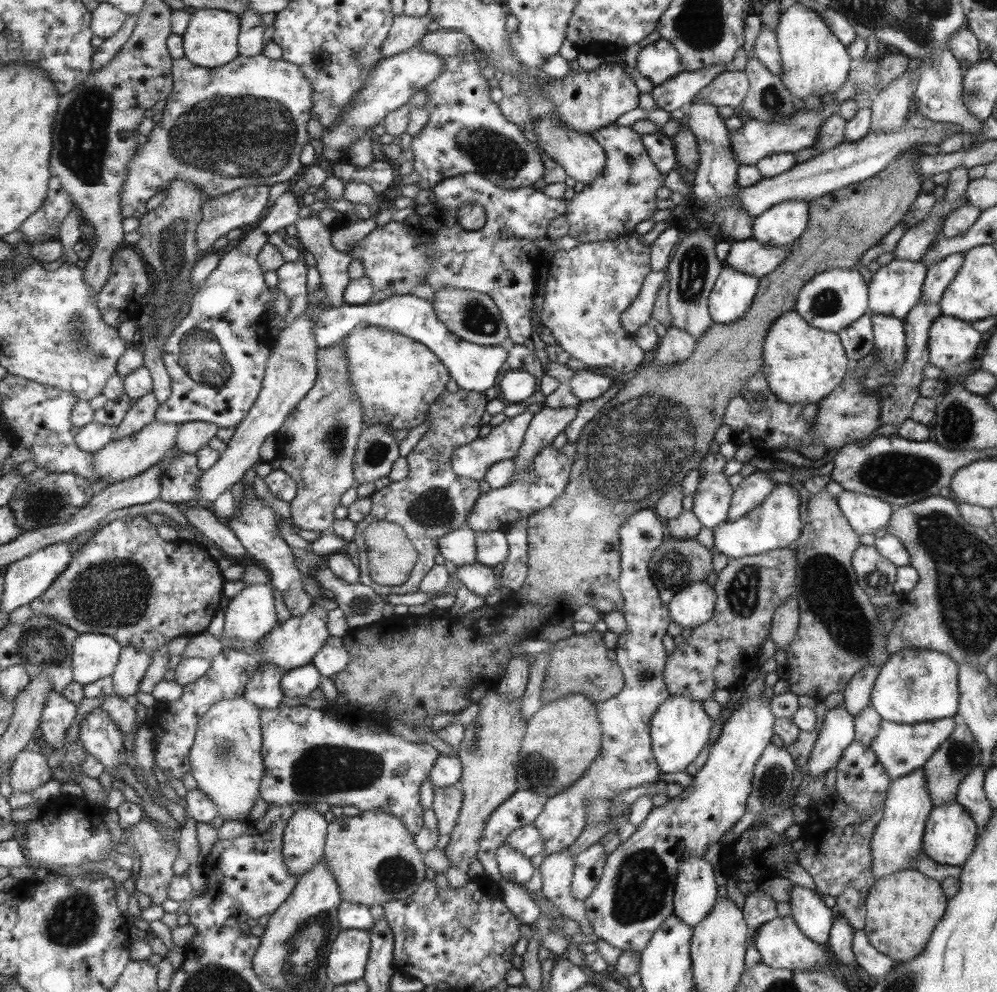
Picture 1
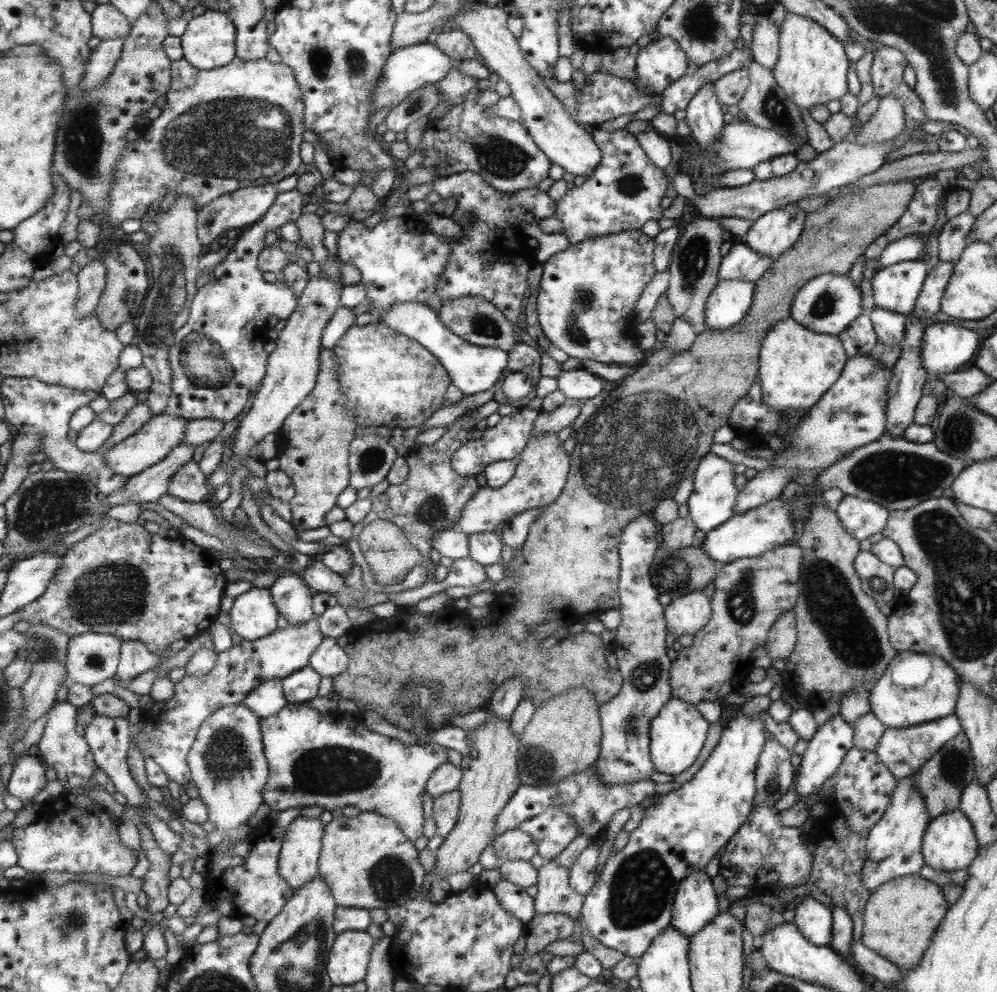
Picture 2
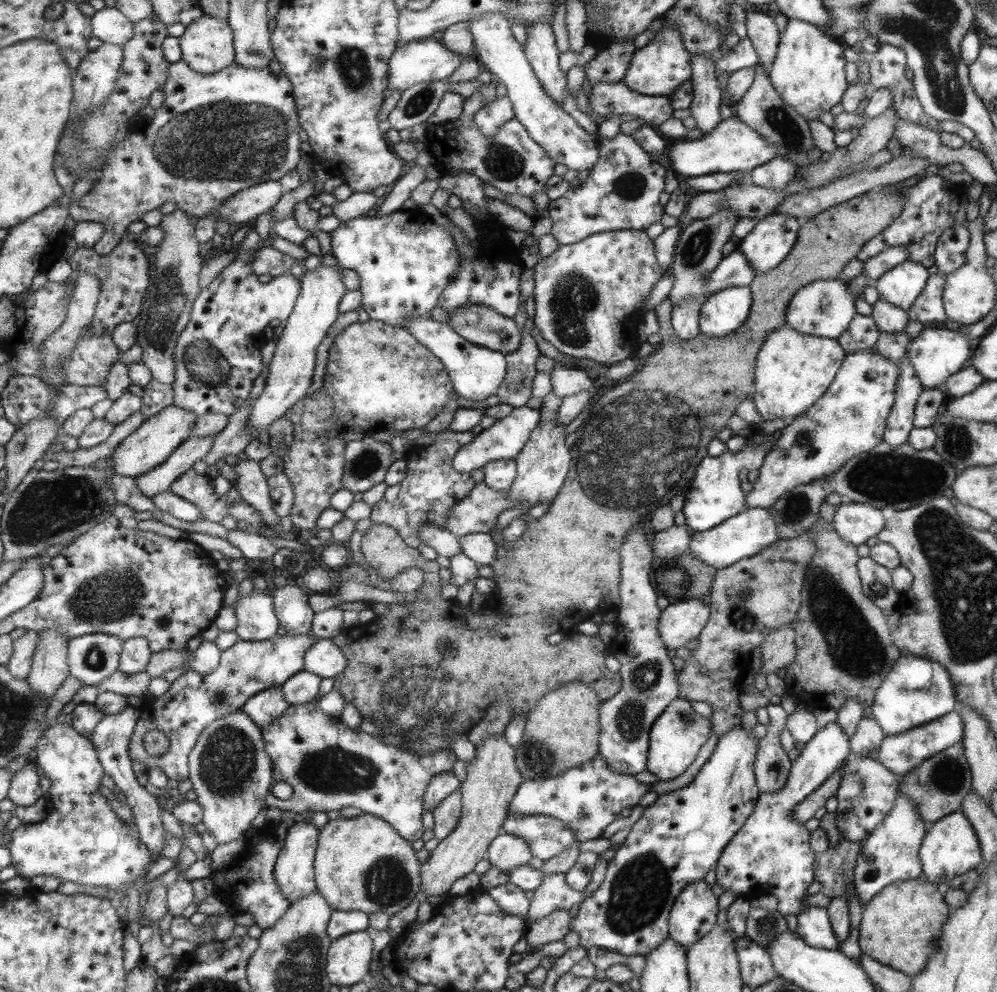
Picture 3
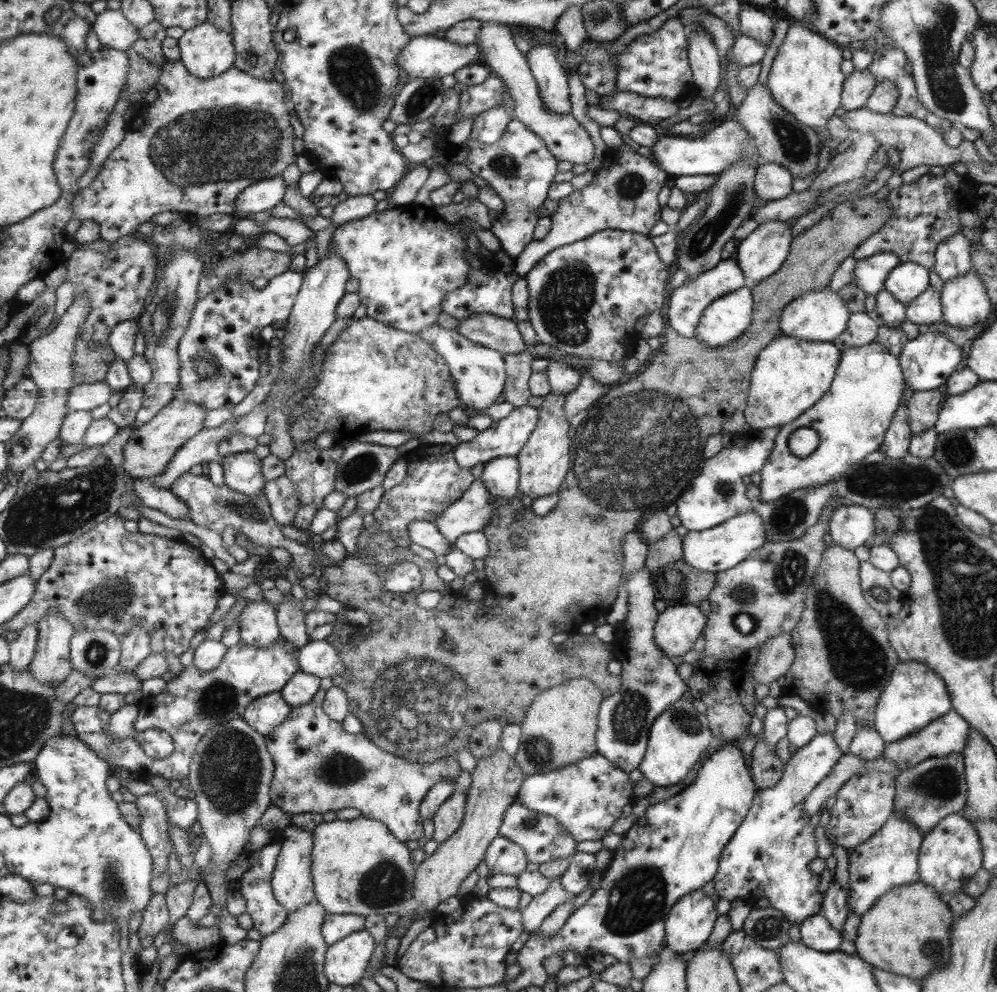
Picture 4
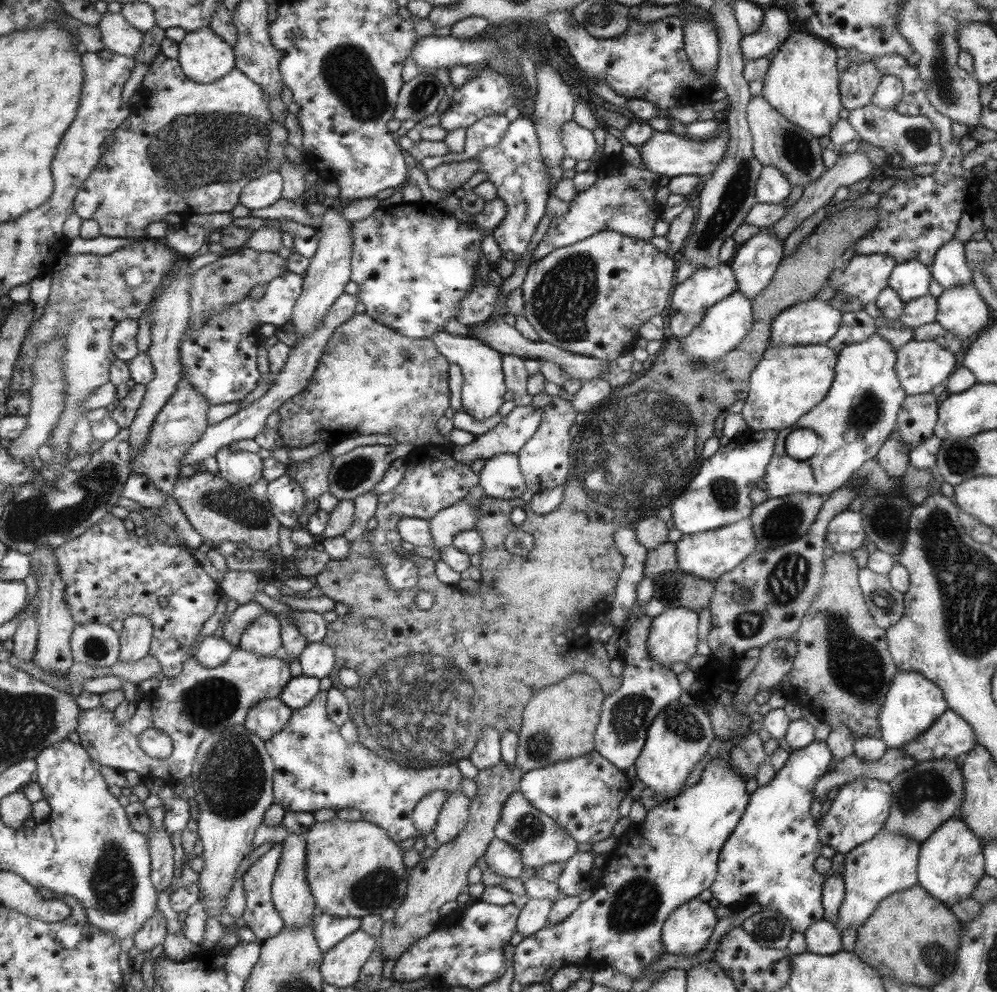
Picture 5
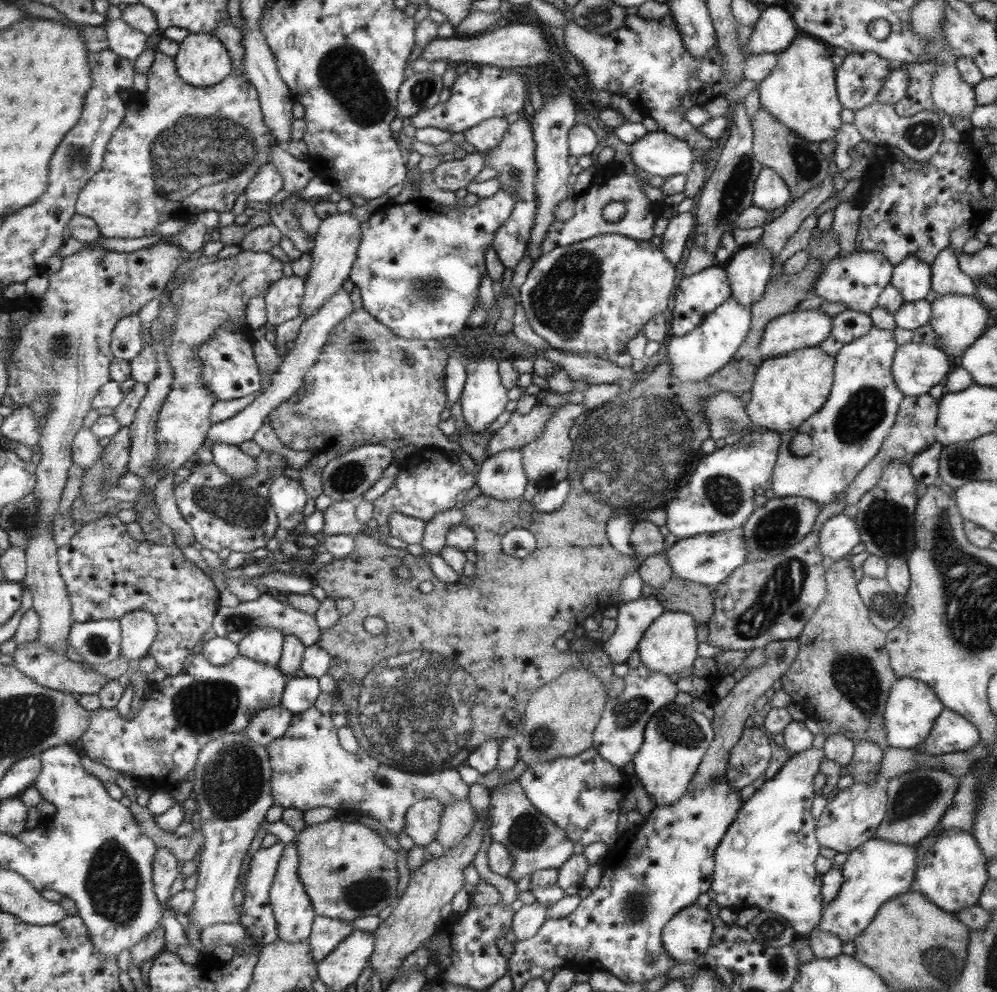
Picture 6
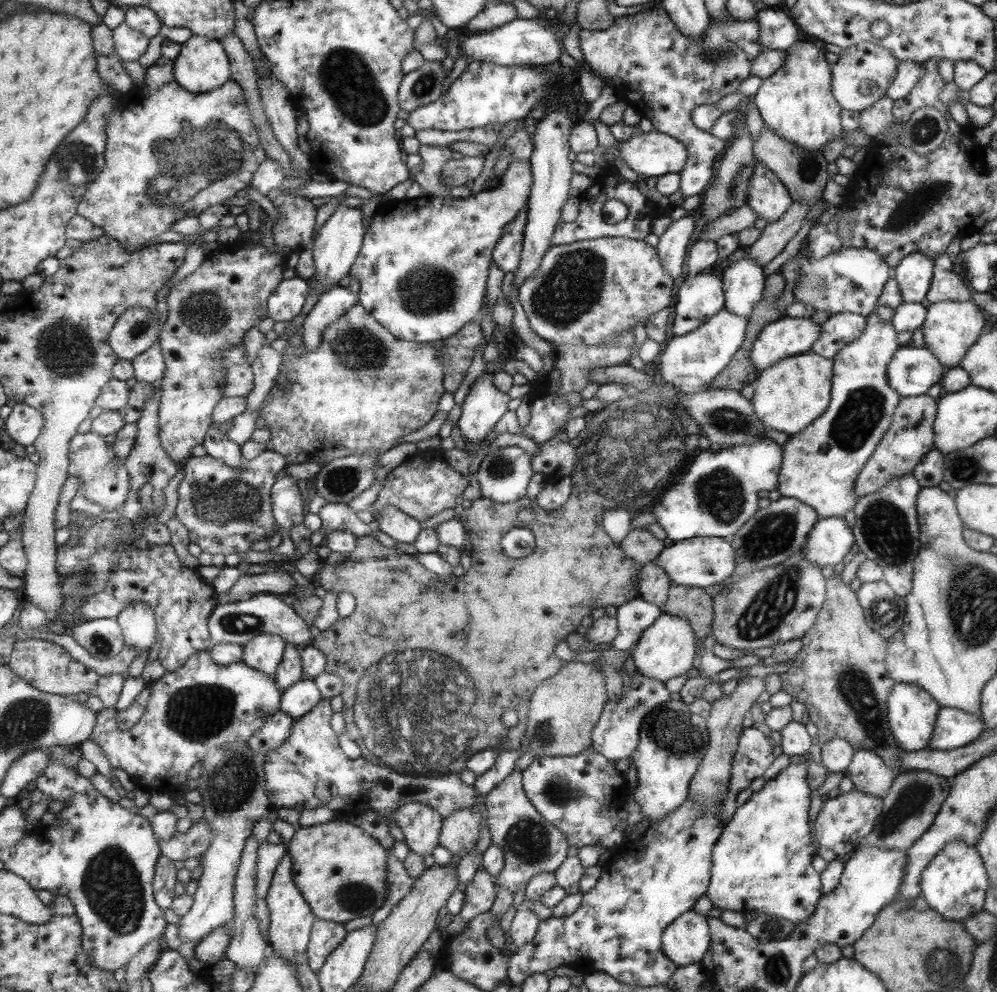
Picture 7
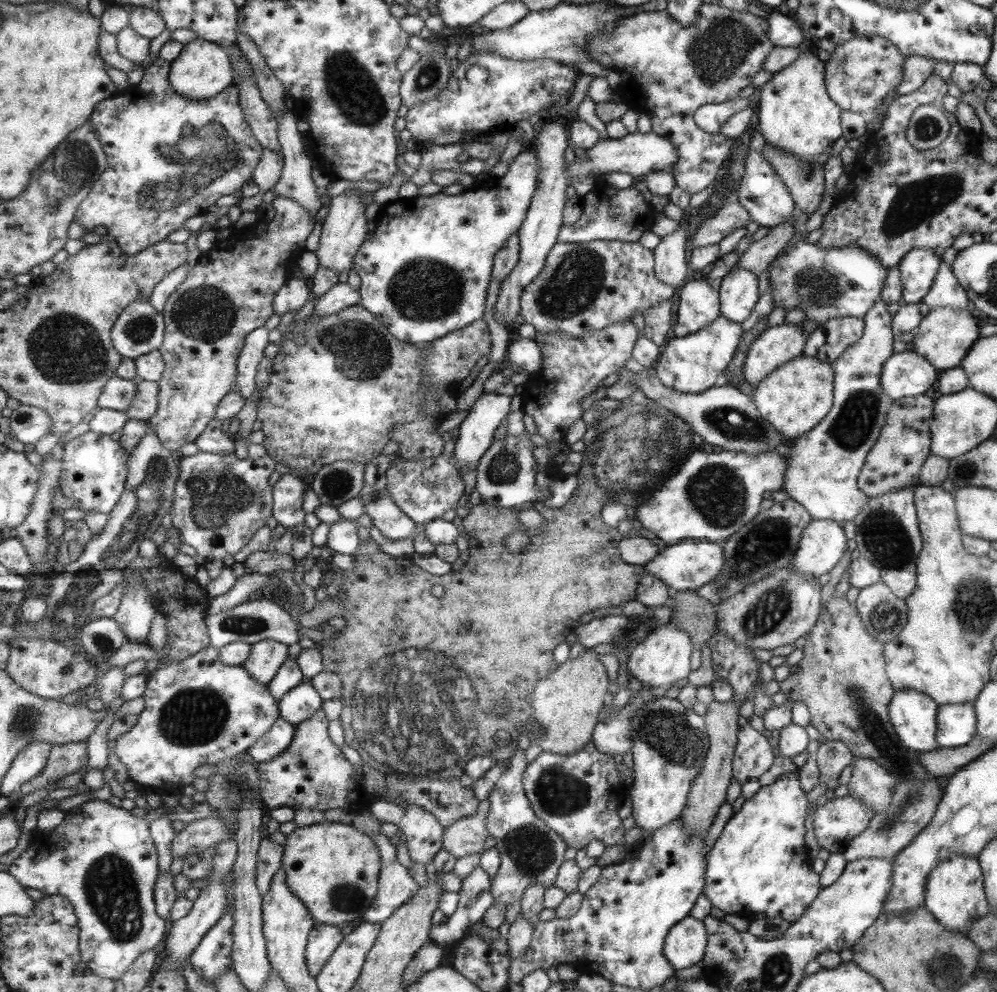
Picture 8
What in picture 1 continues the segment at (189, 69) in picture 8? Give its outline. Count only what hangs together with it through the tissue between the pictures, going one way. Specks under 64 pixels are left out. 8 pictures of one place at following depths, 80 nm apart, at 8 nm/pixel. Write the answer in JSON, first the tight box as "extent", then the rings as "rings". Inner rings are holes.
{"extent":[183,9,241,69],"rings":[[[199,9],[192,14],[187,33],[183,36],[186,58],[196,66],[217,69],[229,65],[240,56],[241,16],[225,10]]]}

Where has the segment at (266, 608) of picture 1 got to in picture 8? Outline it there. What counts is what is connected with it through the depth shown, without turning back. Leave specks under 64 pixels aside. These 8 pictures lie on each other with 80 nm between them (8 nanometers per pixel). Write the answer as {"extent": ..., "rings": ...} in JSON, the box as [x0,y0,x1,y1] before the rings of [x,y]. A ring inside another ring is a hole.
{"extent":[244,639,288,686],"rings":[[[267,639],[252,645],[251,656],[246,660],[244,667],[257,682],[268,686],[270,682],[273,682],[283,665],[288,662],[288,644],[275,639]]]}

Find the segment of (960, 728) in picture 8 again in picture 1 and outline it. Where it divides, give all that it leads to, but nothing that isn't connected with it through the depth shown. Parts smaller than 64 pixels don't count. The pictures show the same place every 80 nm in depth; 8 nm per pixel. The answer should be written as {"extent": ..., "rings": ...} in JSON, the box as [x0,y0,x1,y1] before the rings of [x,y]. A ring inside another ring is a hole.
{"extent":[869,717,956,782],"rings":[[[954,717],[917,724],[899,724],[882,720],[879,732],[869,746],[893,782],[896,778],[904,777],[906,774],[921,769],[924,762],[940,749],[942,742],[948,740],[954,728],[956,728]]]}

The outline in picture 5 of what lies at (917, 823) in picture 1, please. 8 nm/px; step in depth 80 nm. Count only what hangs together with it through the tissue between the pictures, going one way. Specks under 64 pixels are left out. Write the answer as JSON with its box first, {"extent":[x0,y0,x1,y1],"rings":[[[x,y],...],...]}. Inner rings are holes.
{"extent":[832,829,920,932],"rings":[[[881,829],[875,837],[845,853],[842,869],[844,895],[832,925],[841,932],[847,928],[860,928],[884,898],[890,894],[907,890],[916,884],[920,843],[903,836],[889,834]]]}

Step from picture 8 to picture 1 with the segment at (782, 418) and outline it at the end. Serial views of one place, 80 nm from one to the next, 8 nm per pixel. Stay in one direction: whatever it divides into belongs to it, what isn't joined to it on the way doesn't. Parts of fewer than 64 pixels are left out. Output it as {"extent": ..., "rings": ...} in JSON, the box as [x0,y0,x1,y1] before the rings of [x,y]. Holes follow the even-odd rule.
{"extent":[760,309,850,404],"rings":[[[794,309],[772,322],[764,338],[760,372],[768,383],[769,392],[779,402],[813,404],[840,384],[850,364],[839,334],[809,326]]]}

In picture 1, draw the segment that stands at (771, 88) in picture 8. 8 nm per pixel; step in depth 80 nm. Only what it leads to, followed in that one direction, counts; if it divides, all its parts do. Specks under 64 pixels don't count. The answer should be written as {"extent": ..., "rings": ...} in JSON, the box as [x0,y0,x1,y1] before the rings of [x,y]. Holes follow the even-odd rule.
{"extent":[776,5,849,100],"rings":[[[792,5],[787,8],[783,14],[780,14],[779,22],[776,28],[776,43],[780,60],[783,67],[781,68],[780,81],[787,89],[787,92],[799,100],[808,96],[823,96],[823,94],[837,93],[846,82],[847,72],[849,72],[849,56],[845,54],[843,44],[837,42],[837,38],[829,27],[825,25],[825,20],[821,19],[815,11],[801,7],[801,5]]]}

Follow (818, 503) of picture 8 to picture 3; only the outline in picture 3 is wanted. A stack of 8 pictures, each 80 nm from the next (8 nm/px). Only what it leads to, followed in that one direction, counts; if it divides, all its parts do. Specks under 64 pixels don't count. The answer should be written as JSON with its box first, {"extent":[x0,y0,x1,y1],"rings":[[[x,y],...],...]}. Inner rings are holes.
{"extent":[745,347,898,509],"rings":[[[874,347],[847,353],[823,396],[776,435],[773,451],[764,457],[756,483],[747,493],[745,509],[767,509],[795,486],[829,477],[854,456],[876,448],[895,400],[897,377],[898,362],[879,355]],[[798,436],[804,436],[809,445],[798,444]]]}

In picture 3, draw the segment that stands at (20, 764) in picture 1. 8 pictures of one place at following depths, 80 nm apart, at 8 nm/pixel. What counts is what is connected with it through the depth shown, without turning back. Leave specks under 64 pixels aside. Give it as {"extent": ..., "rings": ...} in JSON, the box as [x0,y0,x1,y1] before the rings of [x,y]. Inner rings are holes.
{"extent":[8,762,44,807],"rings":[[[29,762],[17,771],[16,777],[13,778],[8,799],[16,807],[33,806],[44,794],[41,790],[41,784],[39,784],[40,775],[41,771],[38,766]]]}

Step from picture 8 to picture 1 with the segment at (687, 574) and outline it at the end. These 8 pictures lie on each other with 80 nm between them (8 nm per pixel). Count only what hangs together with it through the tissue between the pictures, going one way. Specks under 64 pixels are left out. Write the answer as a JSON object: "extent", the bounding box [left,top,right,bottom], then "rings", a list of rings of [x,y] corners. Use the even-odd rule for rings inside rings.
{"extent":[713,484,802,559],"rings":[[[775,484],[769,497],[745,516],[731,522],[717,525],[713,530],[713,550],[731,559],[766,554],[770,551],[787,548],[797,540],[802,524],[799,524],[800,498],[789,484]]]}

